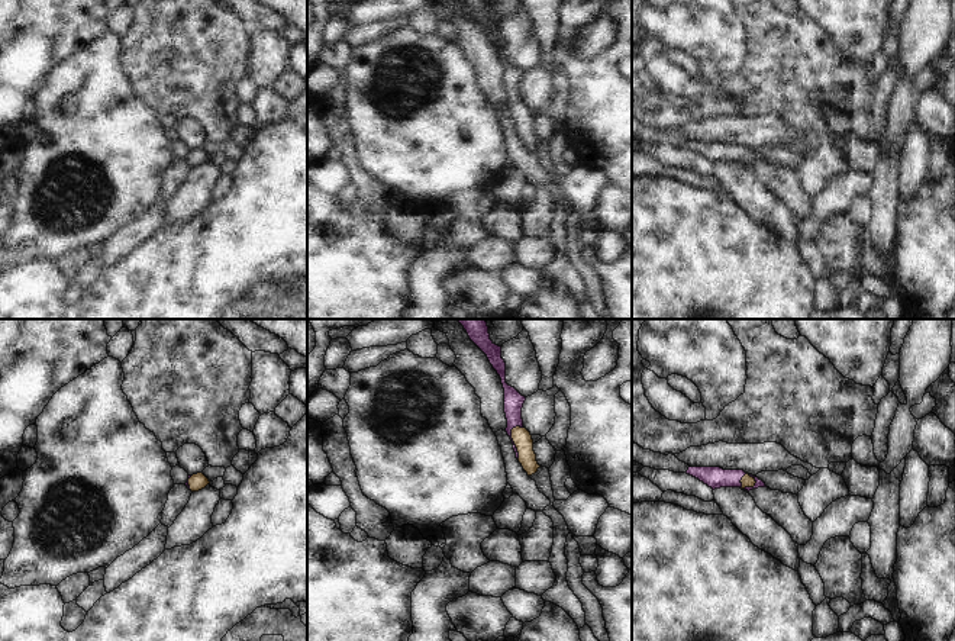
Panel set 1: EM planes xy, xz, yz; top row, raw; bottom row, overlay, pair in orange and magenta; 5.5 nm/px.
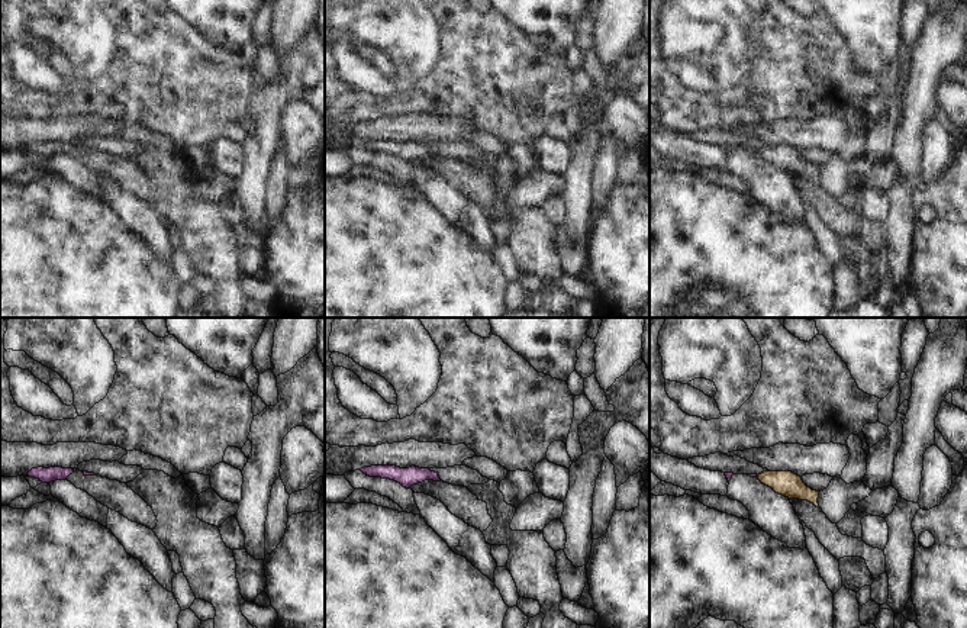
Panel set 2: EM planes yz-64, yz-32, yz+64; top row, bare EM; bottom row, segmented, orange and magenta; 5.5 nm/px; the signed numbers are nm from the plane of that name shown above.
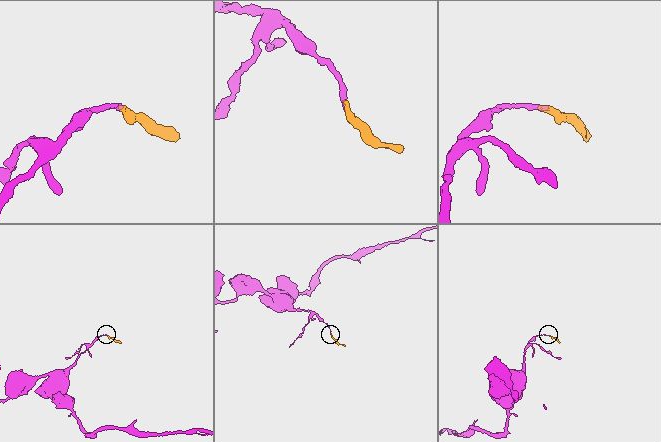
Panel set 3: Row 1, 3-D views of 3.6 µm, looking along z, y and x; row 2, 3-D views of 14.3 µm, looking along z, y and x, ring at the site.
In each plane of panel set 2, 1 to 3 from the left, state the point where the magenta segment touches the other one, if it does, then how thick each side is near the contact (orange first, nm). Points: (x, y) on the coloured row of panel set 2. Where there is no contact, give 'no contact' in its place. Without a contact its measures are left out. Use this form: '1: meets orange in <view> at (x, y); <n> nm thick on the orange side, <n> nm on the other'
1: no contact
2: no contact
3: no contact

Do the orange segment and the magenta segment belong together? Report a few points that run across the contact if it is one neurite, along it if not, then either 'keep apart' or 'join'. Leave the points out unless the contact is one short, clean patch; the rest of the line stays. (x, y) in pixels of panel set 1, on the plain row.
line xz (522, 113), (513, 116), (513, 76); join

